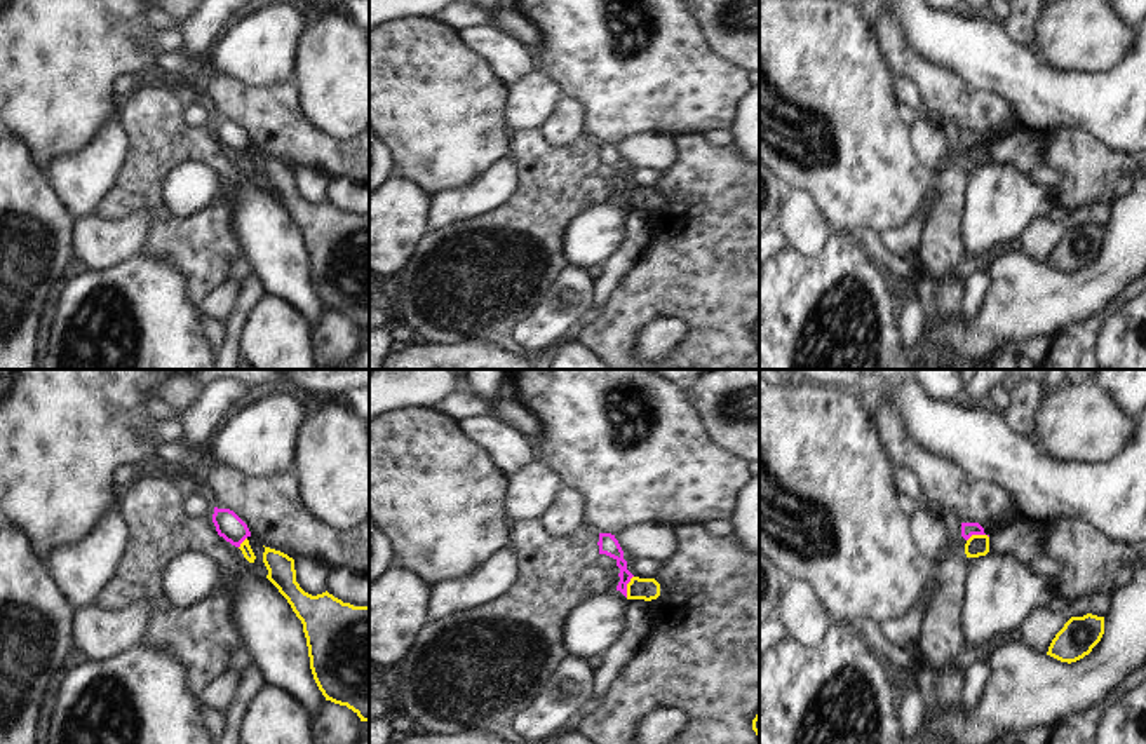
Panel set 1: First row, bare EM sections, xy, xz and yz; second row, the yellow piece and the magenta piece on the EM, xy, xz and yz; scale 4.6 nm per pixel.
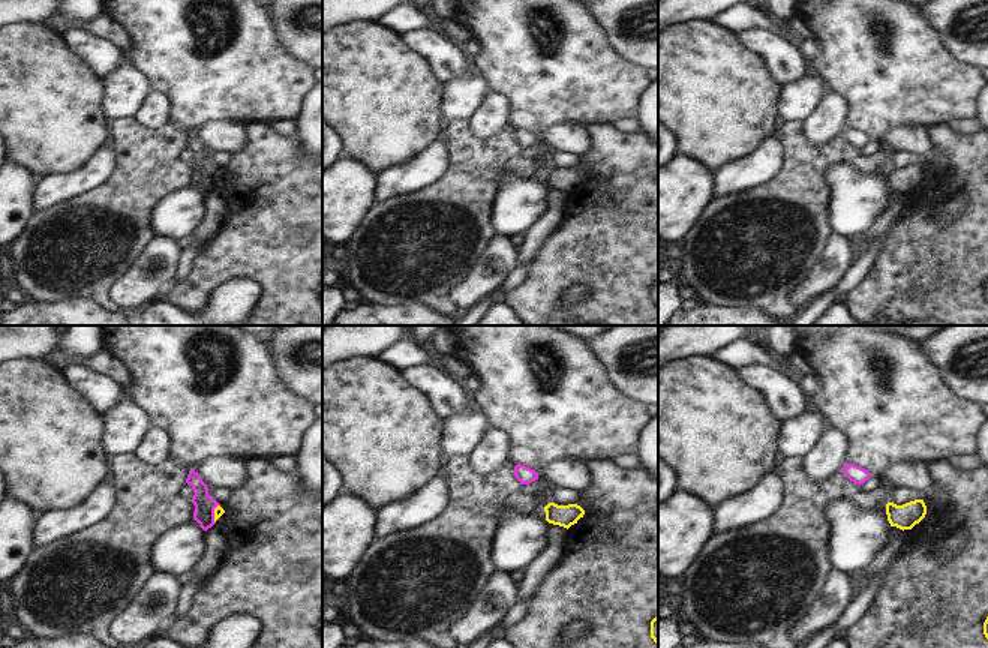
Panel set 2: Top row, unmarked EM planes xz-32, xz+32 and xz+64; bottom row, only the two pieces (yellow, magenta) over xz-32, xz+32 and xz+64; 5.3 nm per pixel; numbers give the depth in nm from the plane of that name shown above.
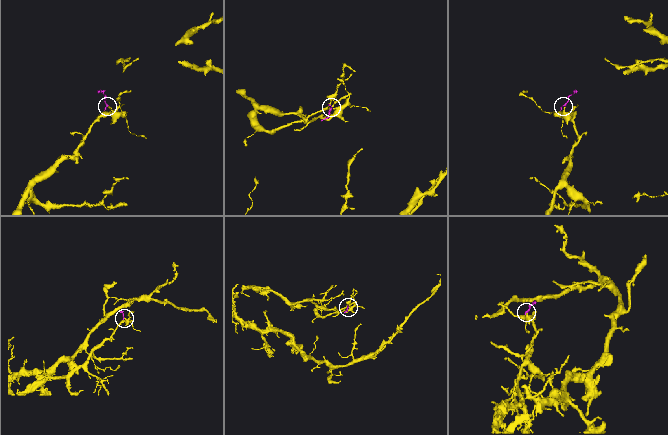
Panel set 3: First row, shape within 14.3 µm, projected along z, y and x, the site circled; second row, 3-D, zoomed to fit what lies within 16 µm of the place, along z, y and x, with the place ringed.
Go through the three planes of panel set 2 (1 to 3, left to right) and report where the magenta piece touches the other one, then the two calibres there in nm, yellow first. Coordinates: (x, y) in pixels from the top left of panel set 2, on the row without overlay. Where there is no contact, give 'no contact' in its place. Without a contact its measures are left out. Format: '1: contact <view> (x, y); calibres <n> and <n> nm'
1: contact xz-32 (215, 177); calibres 50 and 110 nm
2: no contact
3: no contact

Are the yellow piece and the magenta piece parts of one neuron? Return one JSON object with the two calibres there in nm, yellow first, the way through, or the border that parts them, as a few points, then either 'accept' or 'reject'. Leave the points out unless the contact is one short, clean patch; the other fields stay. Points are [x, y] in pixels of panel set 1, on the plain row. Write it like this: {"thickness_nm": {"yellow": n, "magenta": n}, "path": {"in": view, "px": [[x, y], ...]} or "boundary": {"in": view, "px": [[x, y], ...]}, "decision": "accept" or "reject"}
{"thickness_nm": {"yellow": 100, "magenta": 90}, "boundary": {"in": "xz", "px": [[633, 185], [626, 206]]}, "decision": "reject"}

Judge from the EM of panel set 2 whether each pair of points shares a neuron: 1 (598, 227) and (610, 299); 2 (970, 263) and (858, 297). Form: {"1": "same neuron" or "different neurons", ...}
{"1": "same neuron", "2": "same neuron"}

